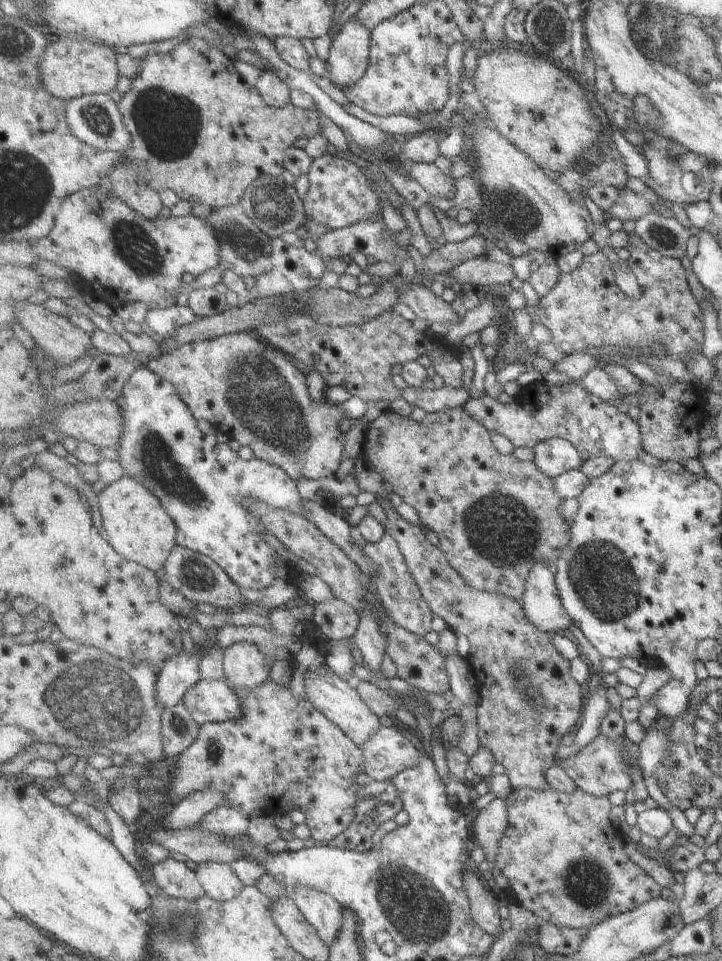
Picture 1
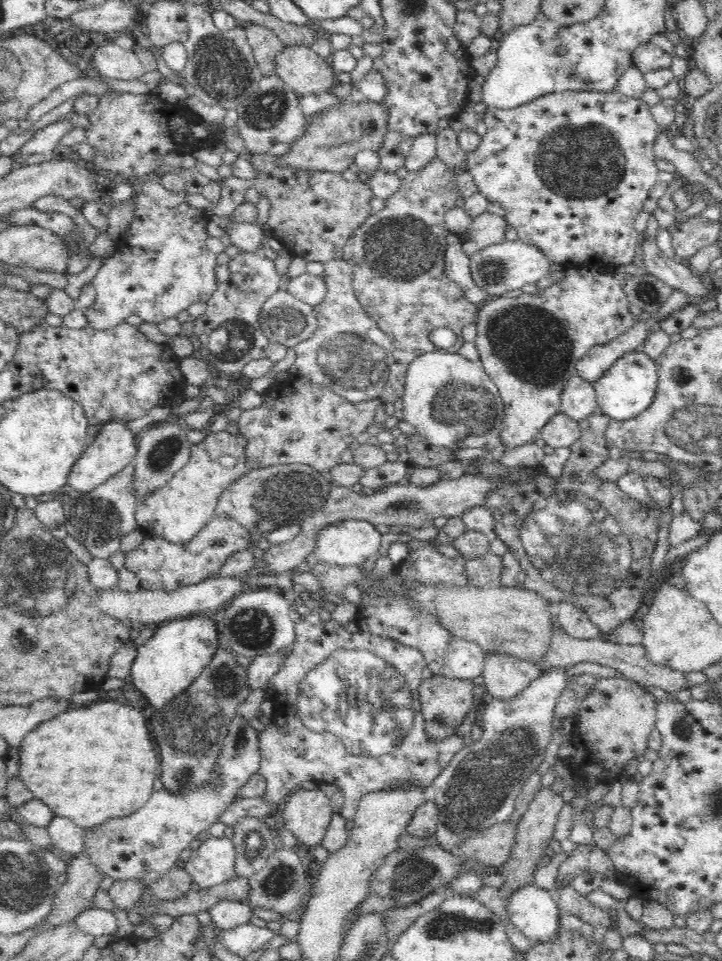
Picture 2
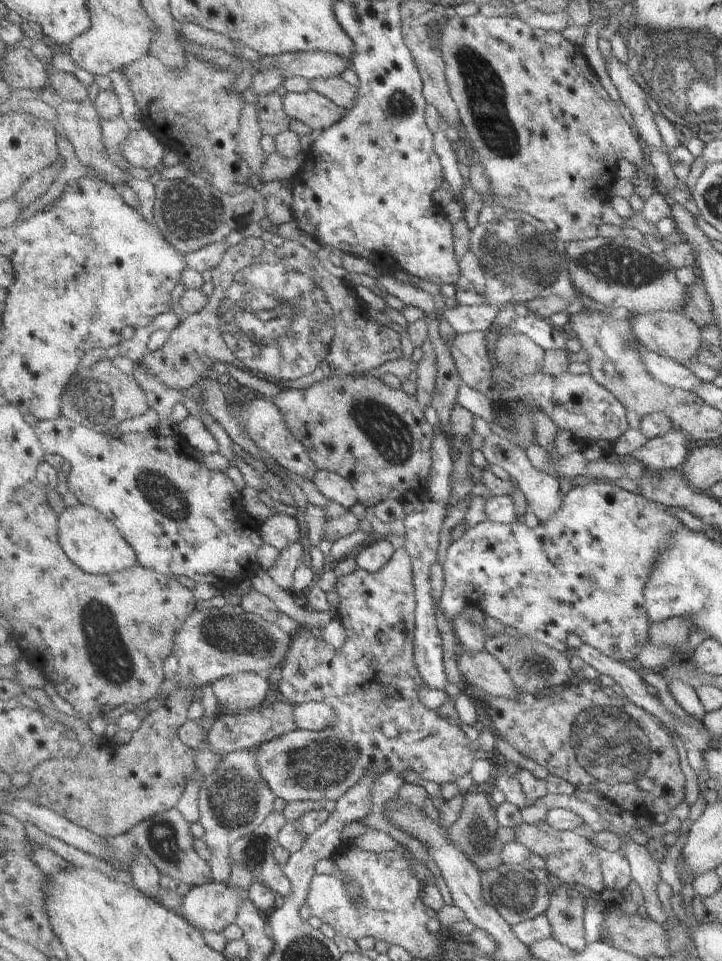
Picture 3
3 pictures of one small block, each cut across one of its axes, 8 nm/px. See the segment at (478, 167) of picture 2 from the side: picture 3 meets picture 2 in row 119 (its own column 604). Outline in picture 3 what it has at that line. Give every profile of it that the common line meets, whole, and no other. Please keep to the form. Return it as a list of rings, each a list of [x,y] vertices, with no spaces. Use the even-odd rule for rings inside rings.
[[[604,480],[592,481],[584,486],[568,490],[565,496],[564,509],[557,516],[554,516],[552,521],[548,523],[540,522],[534,529],[527,528],[526,524],[522,523],[502,525],[490,520],[468,529],[466,534],[452,543],[448,550],[447,560],[443,565],[445,569],[445,588],[441,607],[450,624],[457,620],[466,606],[469,605],[470,607],[480,608],[488,617],[498,619],[506,627],[517,629],[519,634],[544,642],[547,646],[553,647],[562,653],[572,653],[573,649],[569,646],[569,637],[575,633],[583,639],[584,643],[602,650],[611,658],[624,663],[632,662],[632,660],[637,660],[637,657],[641,654],[643,644],[651,638],[652,626],[647,610],[645,590],[657,565],[657,558],[669,547],[671,535],[675,530],[684,527],[687,526],[678,520],[676,516],[669,514],[664,504],[652,503],[642,494],[632,494],[632,492],[619,488],[611,482],[605,482]]]

